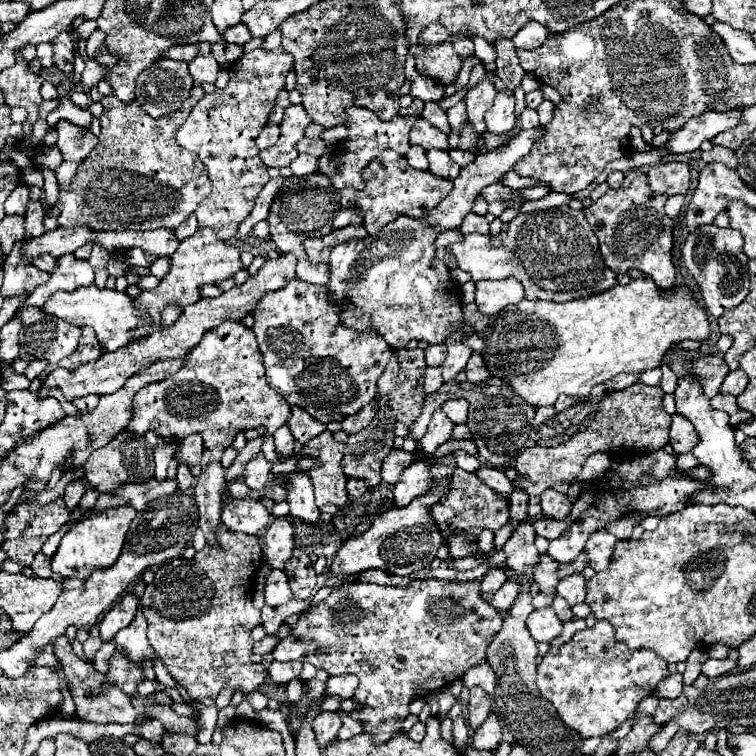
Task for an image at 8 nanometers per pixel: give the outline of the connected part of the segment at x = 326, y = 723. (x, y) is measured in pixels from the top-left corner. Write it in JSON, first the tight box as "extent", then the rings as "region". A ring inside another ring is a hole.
{"extent":[314,711,342,747],"region":[[[322,711],[316,719],[314,719],[314,733],[316,733],[316,741],[320,747],[332,743],[338,735],[338,729],[340,729],[342,721],[336,713],[328,713],[328,711]]]}

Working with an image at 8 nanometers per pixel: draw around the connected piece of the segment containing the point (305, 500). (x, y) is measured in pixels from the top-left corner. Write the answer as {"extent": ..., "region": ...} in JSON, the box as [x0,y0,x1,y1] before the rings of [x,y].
{"extent":[274,473,320,523],"region":[[[292,473],[292,477],[276,477],[274,481],[284,481],[284,489],[288,489],[286,503],[290,505],[290,515],[306,521],[306,523],[320,523],[320,511],[314,503],[312,481],[308,481],[308,473]]]}

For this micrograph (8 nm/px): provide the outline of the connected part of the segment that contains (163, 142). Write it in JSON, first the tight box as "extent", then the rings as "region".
{"extent":[52,85,212,231],"region":[[[200,85],[192,87],[190,97],[182,103],[182,107],[160,119],[152,119],[138,105],[138,101],[124,103],[116,95],[104,95],[100,101],[104,105],[104,111],[98,117],[102,125],[102,131],[98,135],[98,145],[82,161],[72,185],[60,191],[58,203],[52,209],[60,227],[68,229],[68,227],[84,225],[96,231],[122,231],[122,229],[146,231],[146,229],[160,229],[160,227],[176,229],[184,219],[188,219],[196,211],[198,203],[210,193],[212,185],[200,157],[196,157],[196,153],[178,145],[176,131],[188,119],[192,107],[200,101],[202,95],[204,95],[204,89]]]}

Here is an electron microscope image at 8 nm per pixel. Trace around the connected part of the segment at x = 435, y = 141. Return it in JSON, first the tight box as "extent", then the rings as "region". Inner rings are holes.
{"extent":[410,117,448,149],"region":[[[418,117],[410,133],[410,145],[420,145],[424,149],[432,149],[432,147],[448,149],[448,137],[440,129],[436,129],[430,121]]]}

